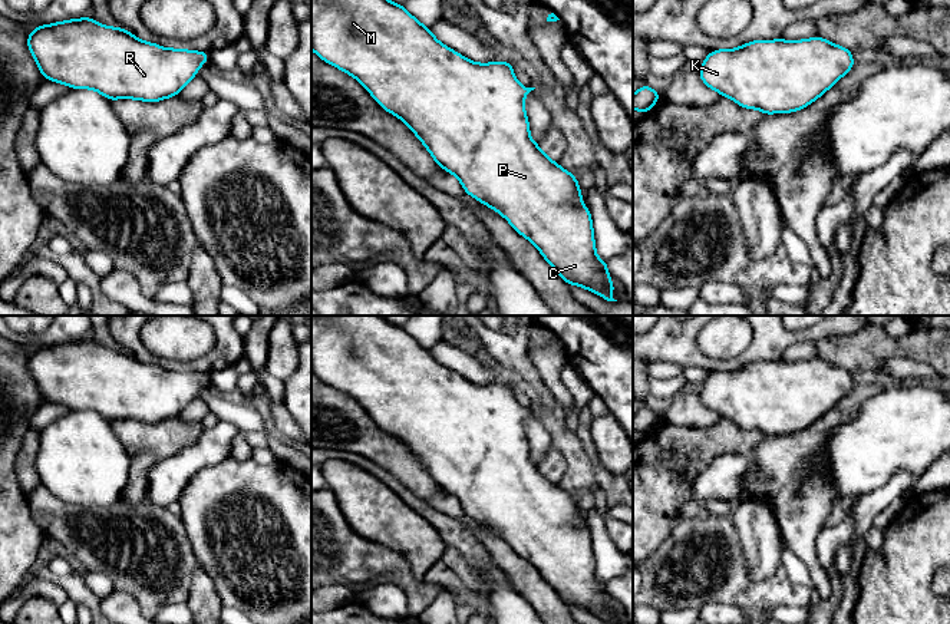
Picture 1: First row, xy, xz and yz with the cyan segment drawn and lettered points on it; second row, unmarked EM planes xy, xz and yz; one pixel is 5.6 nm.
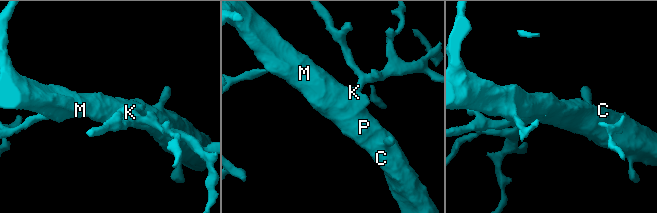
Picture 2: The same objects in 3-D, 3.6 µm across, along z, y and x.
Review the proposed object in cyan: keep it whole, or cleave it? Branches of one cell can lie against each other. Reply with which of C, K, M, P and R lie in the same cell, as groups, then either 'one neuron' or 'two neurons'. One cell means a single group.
groups C K M P R; one neuron

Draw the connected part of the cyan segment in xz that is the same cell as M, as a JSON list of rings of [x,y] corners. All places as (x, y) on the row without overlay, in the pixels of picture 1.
[[[311,316],[311,370],[323,383],[353,397],[373,417],[377,426],[403,442],[425,466],[433,482],[443,492],[453,495],[469,518],[501,535],[519,557],[532,564],[544,581],[554,588],[568,607],[580,607],[607,623],[617,623],[613,620],[611,613],[619,608],[610,602],[611,597],[607,590],[607,582],[597,578],[590,529],[583,526],[581,509],[575,495],[565,492],[558,483],[552,483],[550,478],[540,471],[540,466],[531,460],[524,420],[535,409],[527,409],[518,405],[512,383],[495,382],[492,384],[476,384],[468,382],[461,374],[442,366],[432,356],[431,350],[415,340],[405,327],[387,321],[383,316]]]

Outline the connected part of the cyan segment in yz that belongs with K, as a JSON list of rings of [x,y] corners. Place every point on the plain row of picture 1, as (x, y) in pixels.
[[[824,359],[788,363],[752,361],[736,370],[709,373],[699,389],[700,402],[728,417],[740,429],[759,430],[763,436],[798,433],[832,409],[855,387],[851,372]]]

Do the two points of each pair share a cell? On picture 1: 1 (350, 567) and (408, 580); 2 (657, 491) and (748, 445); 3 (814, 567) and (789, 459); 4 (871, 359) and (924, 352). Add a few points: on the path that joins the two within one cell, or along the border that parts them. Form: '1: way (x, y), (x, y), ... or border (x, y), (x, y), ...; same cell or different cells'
1: way (365, 567), (393, 567); same cell
2: way (676, 468), (703, 445), (725, 443); same cell
3: way (801, 540), (800, 504), (792, 497), (792, 487); same cell
4: way (884, 347), (911, 347); same cell

